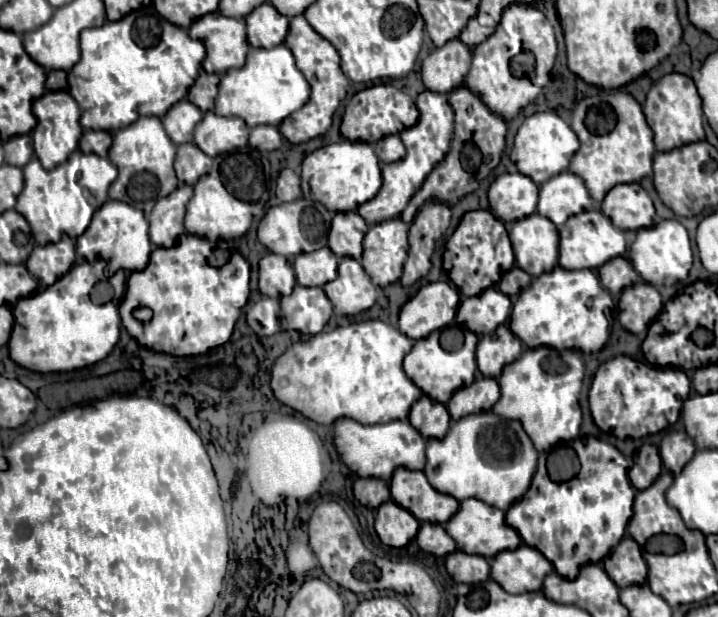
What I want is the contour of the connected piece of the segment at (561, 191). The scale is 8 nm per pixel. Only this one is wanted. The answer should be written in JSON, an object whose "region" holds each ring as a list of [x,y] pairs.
{"region":[[[562,171],[556,179],[540,187],[538,213],[548,217],[554,225],[562,225],[568,217],[590,209],[594,209],[594,201],[584,181],[570,171]]]}

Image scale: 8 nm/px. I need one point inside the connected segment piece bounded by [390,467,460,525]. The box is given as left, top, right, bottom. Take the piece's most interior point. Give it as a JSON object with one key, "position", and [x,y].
{"position":[409,488]}

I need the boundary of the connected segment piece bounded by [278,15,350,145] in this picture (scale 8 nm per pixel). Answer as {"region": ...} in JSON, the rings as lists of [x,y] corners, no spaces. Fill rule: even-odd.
{"region":[[[298,15],[298,17],[292,17],[290,19],[290,31],[288,31],[284,43],[292,51],[292,55],[296,59],[296,67],[304,73],[306,81],[312,87],[312,95],[310,95],[308,105],[304,105],[302,109],[298,109],[292,115],[288,115],[282,121],[282,125],[278,127],[280,133],[290,143],[298,145],[298,143],[306,143],[306,141],[310,141],[310,139],[314,139],[318,135],[324,135],[330,129],[334,111],[338,109],[340,101],[346,97],[350,81],[342,73],[342,69],[340,69],[340,55],[334,49],[334,45],[330,41],[326,41],[320,33],[316,33],[310,27],[310,23],[304,19],[304,15]]]}

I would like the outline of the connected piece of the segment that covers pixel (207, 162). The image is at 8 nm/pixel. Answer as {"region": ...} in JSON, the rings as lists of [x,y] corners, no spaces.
{"region":[[[184,143],[178,147],[174,171],[182,183],[194,185],[202,175],[210,171],[210,167],[212,167],[212,157],[202,153],[194,143]]]}

